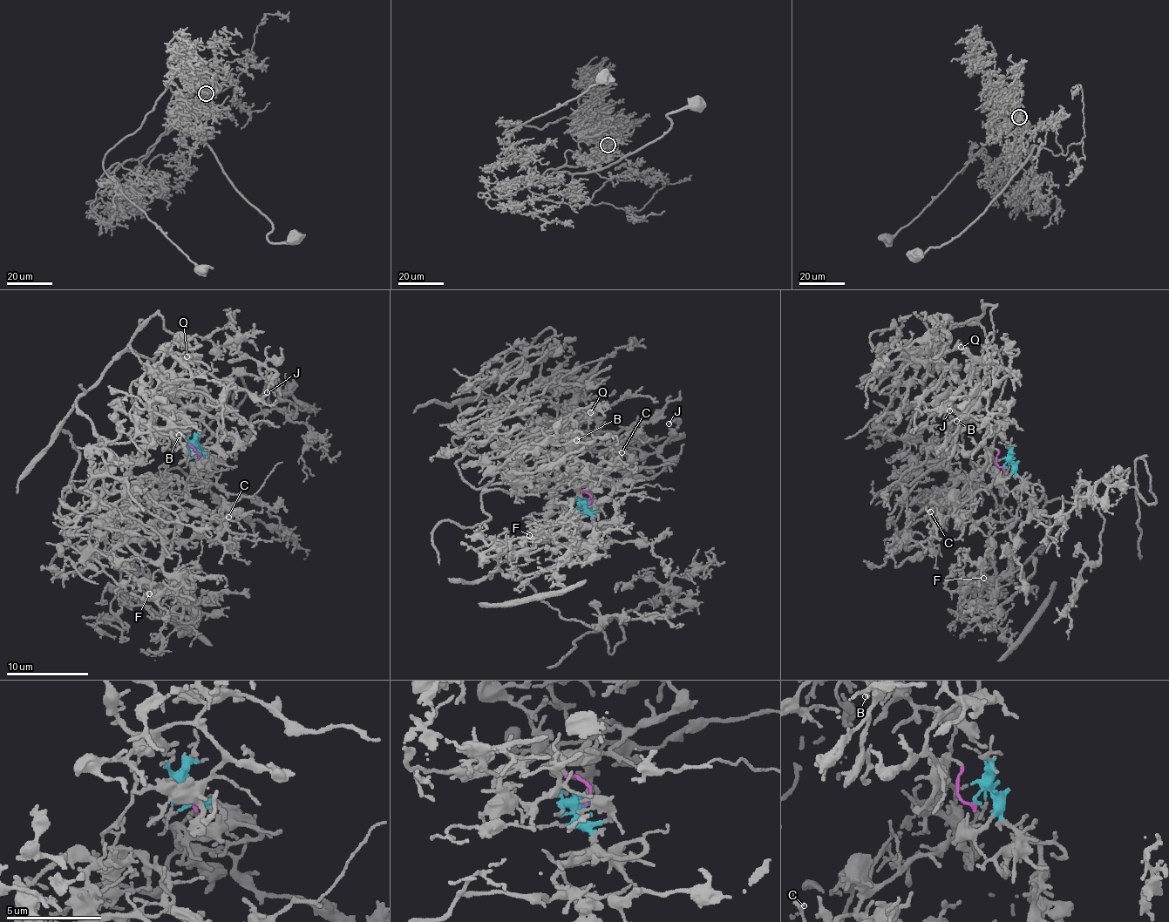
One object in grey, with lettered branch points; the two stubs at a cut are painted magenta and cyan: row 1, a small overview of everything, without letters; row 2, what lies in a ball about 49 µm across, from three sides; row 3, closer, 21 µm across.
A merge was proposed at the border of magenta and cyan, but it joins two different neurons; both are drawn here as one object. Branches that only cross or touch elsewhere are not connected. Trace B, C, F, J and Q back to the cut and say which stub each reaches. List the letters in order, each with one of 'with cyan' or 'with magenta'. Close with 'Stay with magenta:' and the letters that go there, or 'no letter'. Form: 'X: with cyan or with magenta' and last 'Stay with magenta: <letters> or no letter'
B: with magenta
C: with cyan
F: with cyan
J: with magenta
Q: with magenta
Stay with magenta: B, J, Q

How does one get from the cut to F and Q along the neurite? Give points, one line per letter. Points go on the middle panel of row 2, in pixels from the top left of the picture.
F: (589, 503), (591, 521), (572, 545), (540, 541), (485, 577), (539, 573), (571, 552), (529, 550), (529, 535)
Q: (589, 503), (579, 485), (605, 473), (560, 483), (555, 470), (546, 471), (567, 432), (598, 432), (589, 412)

